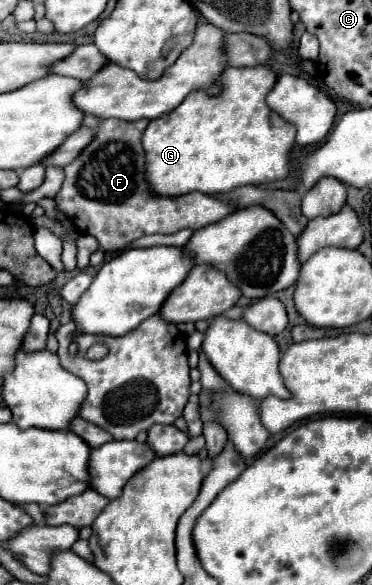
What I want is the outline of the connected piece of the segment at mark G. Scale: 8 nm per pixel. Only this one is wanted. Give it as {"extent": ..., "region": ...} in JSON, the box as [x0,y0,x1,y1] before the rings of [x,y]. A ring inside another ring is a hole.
{"extent":[142,67,294,197],"region":[[[228,67],[224,75],[220,77],[222,93],[216,97],[208,97],[208,93],[190,93],[182,105],[178,105],[172,113],[158,117],[148,123],[144,135],[142,135],[142,147],[146,153],[146,169],[144,177],[148,181],[148,187],[154,195],[160,197],[176,197],[186,195],[192,191],[200,193],[228,193],[234,187],[242,185],[262,185],[270,181],[286,179],[290,173],[290,151],[294,147],[294,135],[292,127],[278,119],[274,111],[268,111],[268,105],[264,103],[268,91],[276,83],[274,71],[264,67],[246,67],[236,69]]]}

